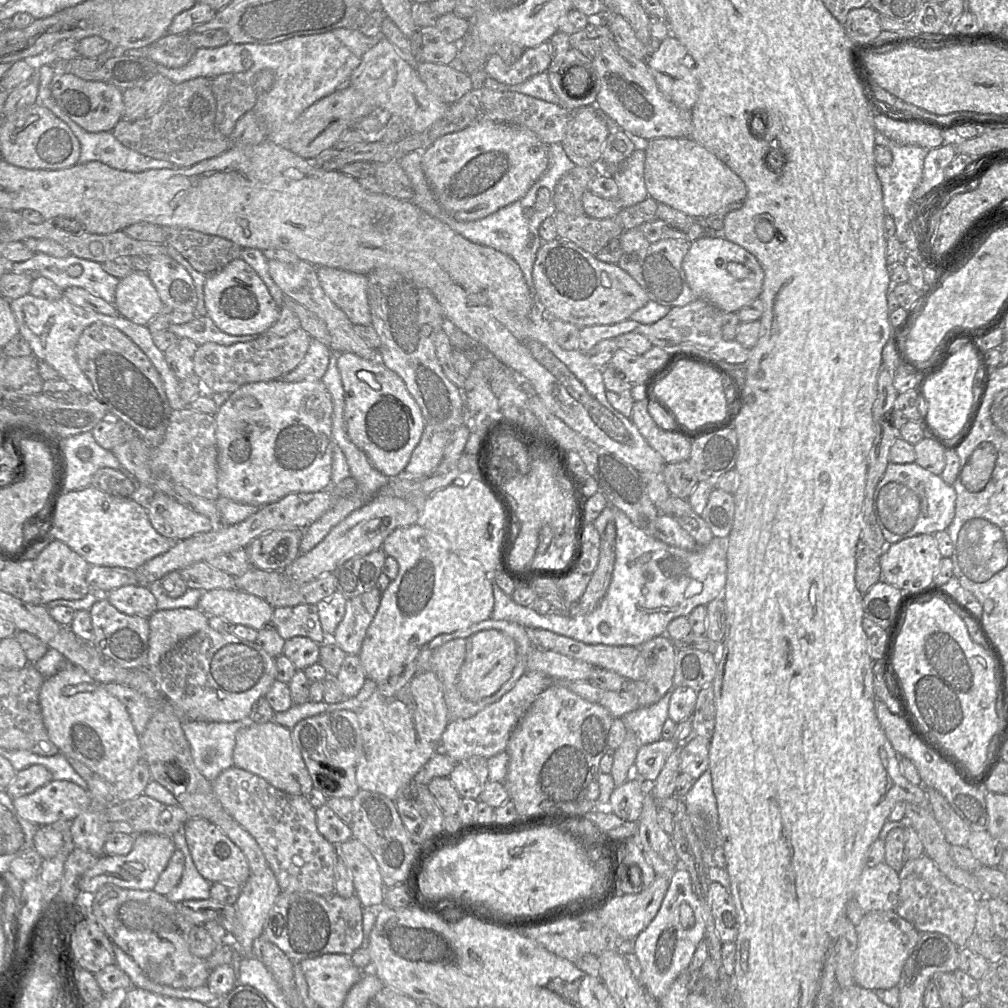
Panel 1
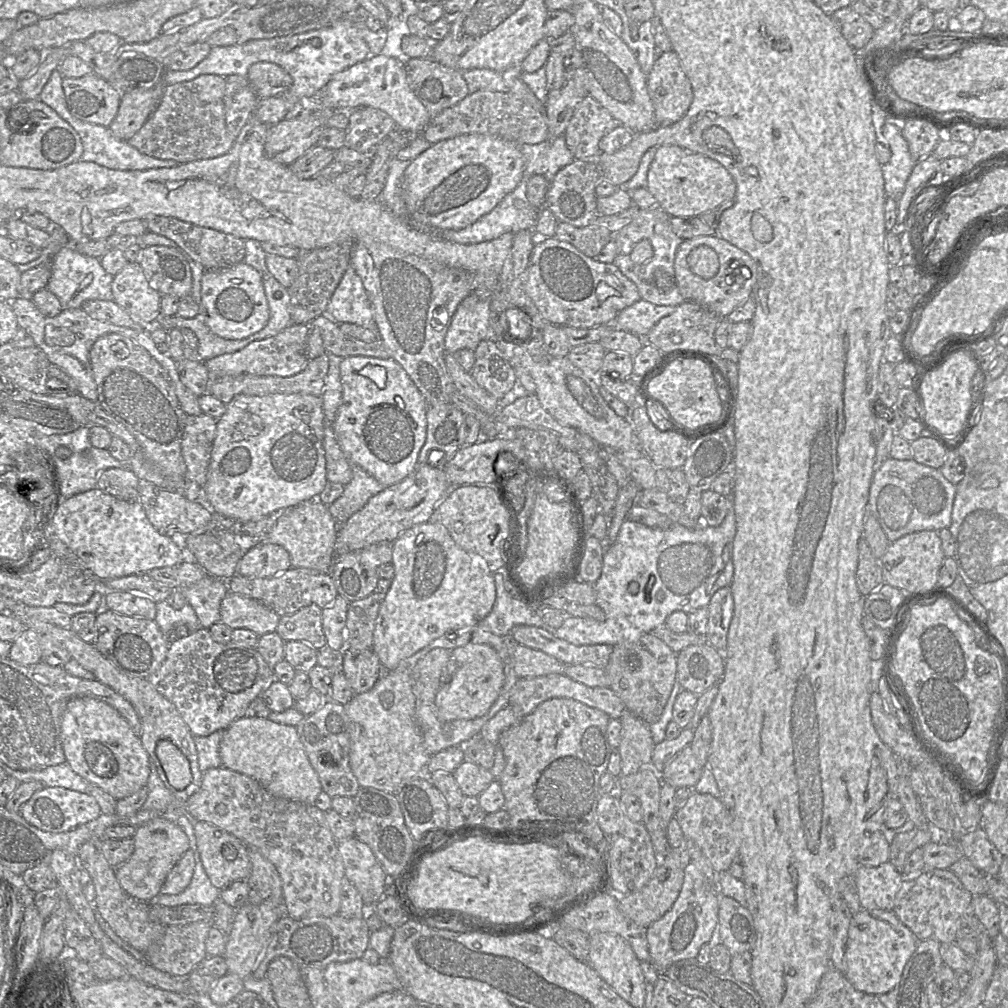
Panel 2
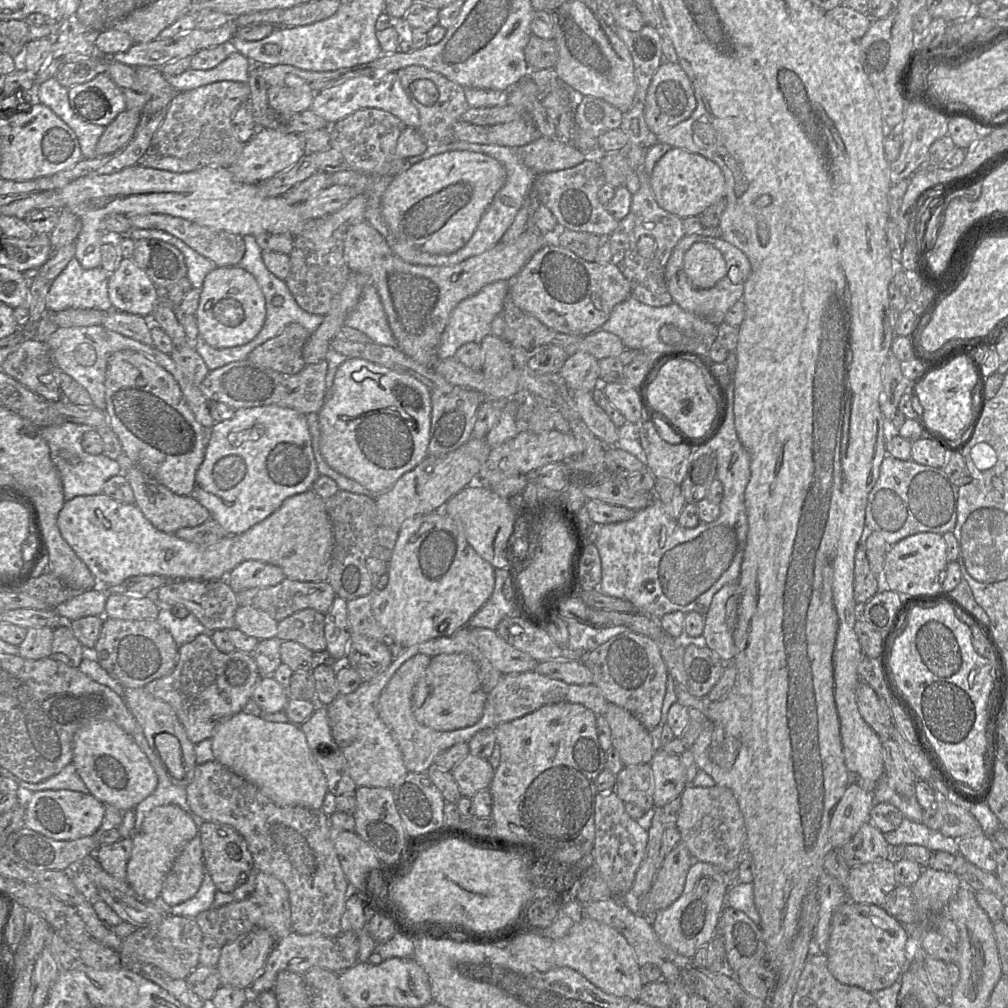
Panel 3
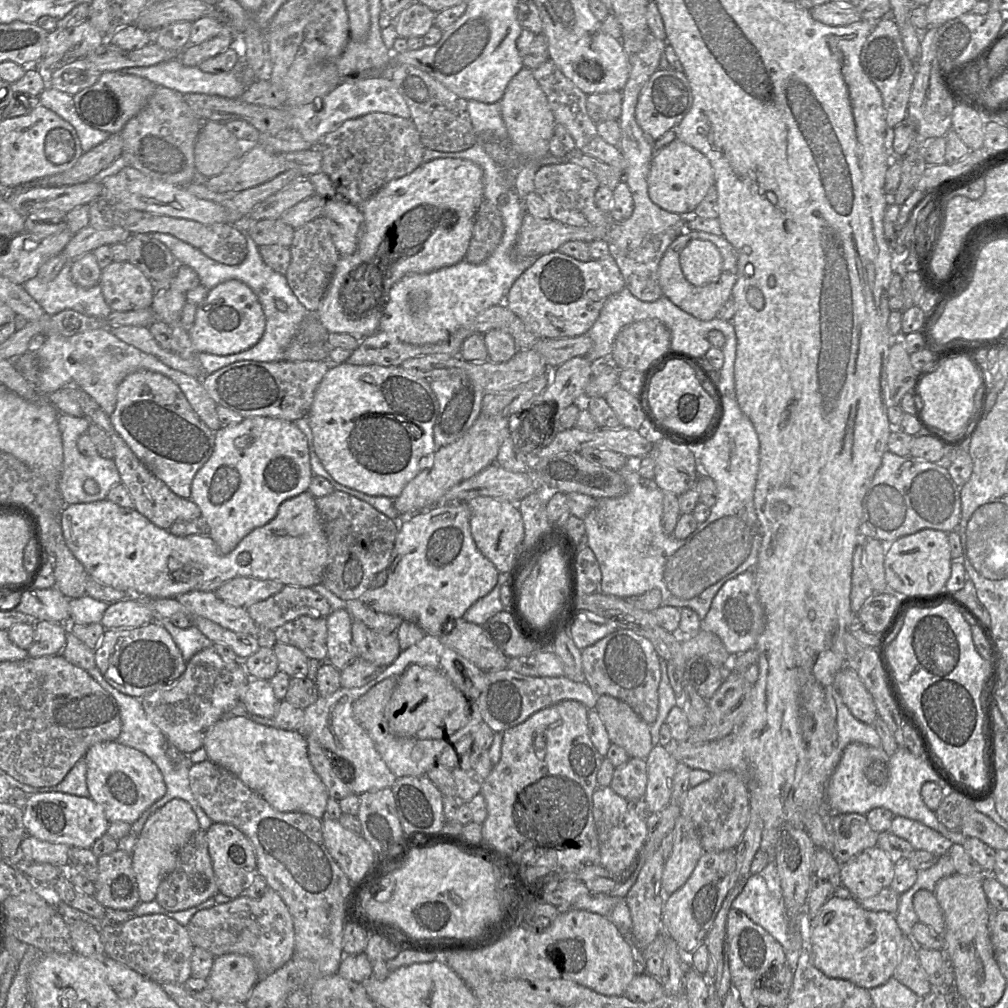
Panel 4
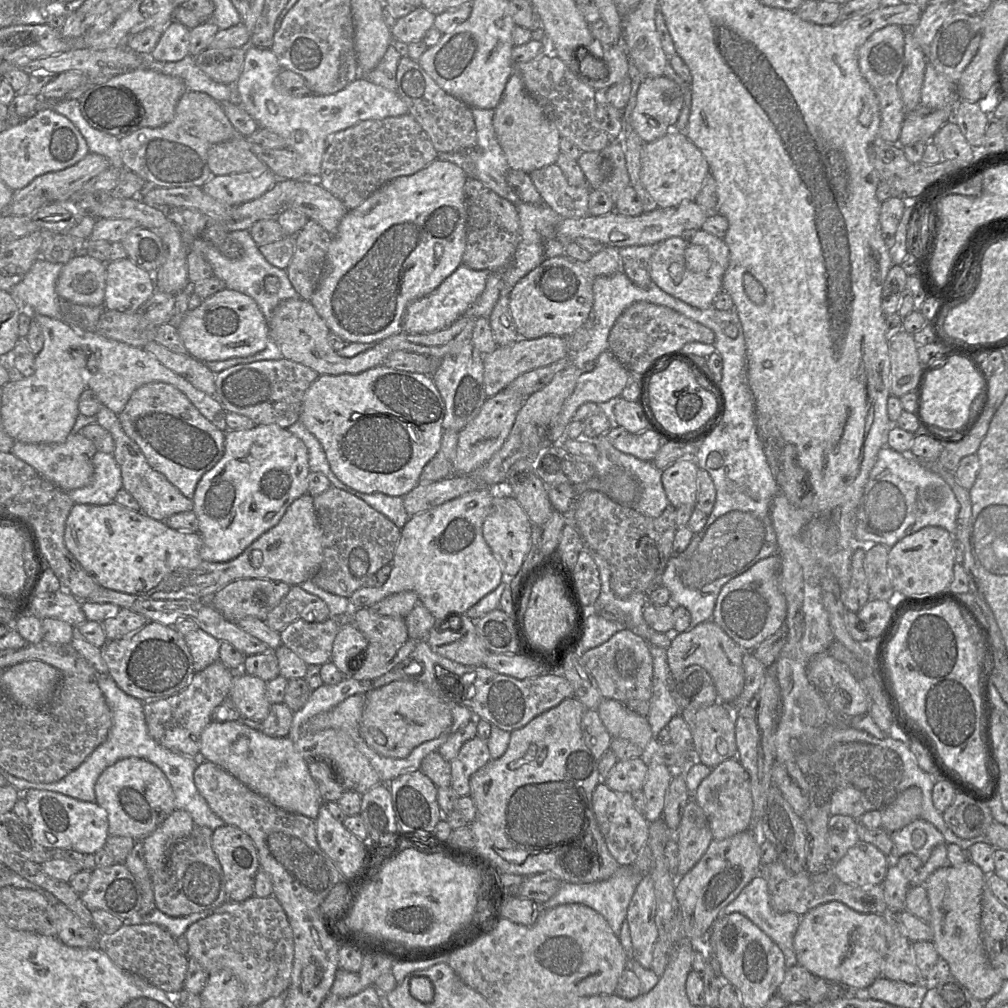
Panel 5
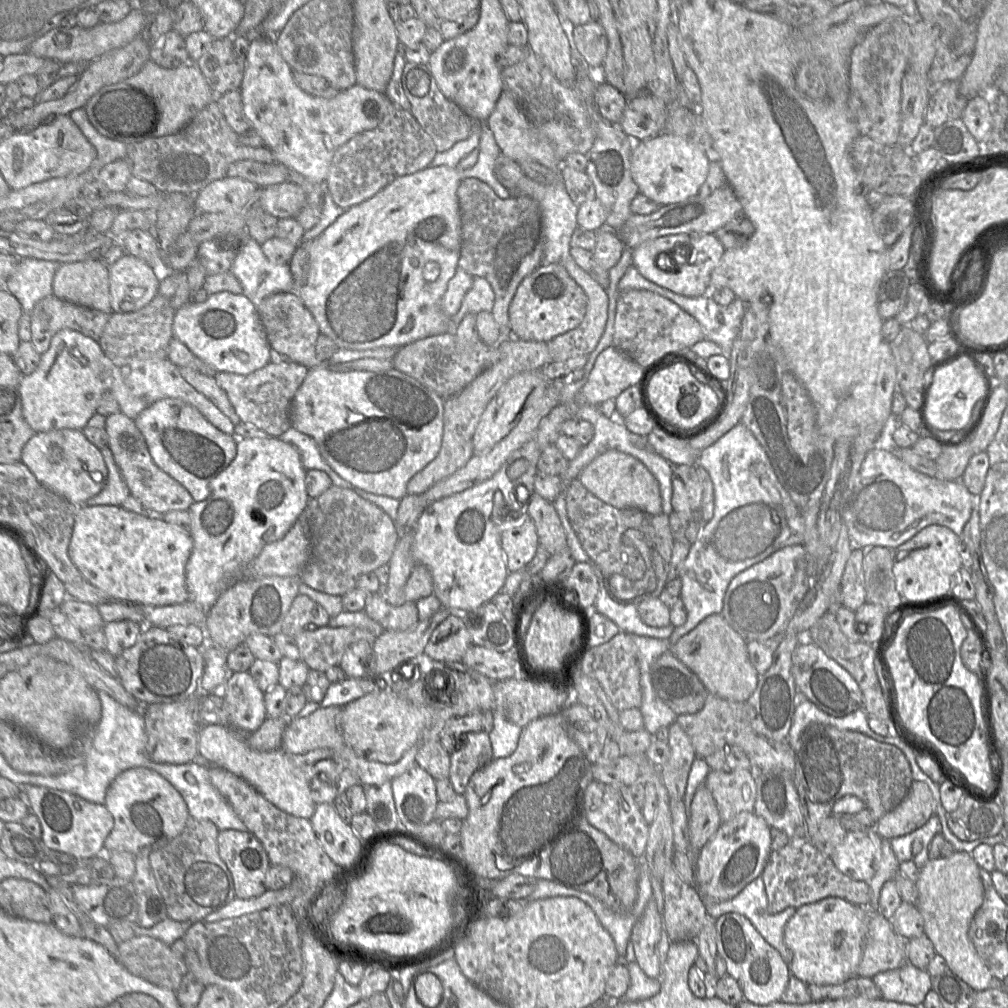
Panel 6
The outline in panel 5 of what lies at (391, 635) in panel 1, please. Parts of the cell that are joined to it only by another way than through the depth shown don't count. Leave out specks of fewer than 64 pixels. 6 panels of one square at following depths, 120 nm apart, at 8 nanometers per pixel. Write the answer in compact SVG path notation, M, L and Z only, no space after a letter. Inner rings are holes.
M504 481L410 517L400 530L388 580L380 587L356 590L348 598L351 610L369 608L392 594L413 591L436 621L465 614L502 581L502 568L483 538L482 524L494 499L510 496L512 489Z

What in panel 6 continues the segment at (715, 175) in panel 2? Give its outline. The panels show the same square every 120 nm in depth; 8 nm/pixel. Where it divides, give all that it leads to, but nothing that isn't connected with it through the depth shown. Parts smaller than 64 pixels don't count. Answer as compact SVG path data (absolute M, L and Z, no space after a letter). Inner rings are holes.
M660 133L655 137L640 140L632 149L630 171L639 192L660 206L677 203L698 194L705 181L709 158L697 146L682 137Z

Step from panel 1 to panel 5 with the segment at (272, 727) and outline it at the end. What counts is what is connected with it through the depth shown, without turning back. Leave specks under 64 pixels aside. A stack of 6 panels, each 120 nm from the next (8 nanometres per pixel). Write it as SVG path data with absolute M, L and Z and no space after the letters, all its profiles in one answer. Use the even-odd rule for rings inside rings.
M212 721L202 732L200 753L209 762L231 773L254 792L265 797L275 806L291 813L301 814L316 820L324 804L318 786L308 768L308 761L287 737L271 737L237 721Z

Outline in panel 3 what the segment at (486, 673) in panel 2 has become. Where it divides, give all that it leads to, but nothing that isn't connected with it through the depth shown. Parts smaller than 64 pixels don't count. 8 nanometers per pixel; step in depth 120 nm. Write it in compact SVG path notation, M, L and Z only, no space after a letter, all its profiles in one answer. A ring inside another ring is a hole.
M440 654L431 658L424 675L413 691L416 720L436 731L452 731L473 726L482 717L487 694L482 688L480 671L467 654Z

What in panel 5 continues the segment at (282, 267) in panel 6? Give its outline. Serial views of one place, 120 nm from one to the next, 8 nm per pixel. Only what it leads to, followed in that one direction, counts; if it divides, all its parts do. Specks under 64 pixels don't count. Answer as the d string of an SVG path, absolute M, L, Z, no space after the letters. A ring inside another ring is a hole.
M249 230L232 231L227 238L235 239L241 244L242 257L240 259L231 260L225 257L211 242L200 237L192 242L189 250L199 252L209 262L213 269L213 277L222 280L226 288L251 297L257 303L268 324L274 309L282 301L299 298L299 295L289 281L286 269L273 266L265 259L259 250L259 245L251 237ZM269 276L275 276L279 280L279 289L276 293L268 293L265 290L265 281Z

